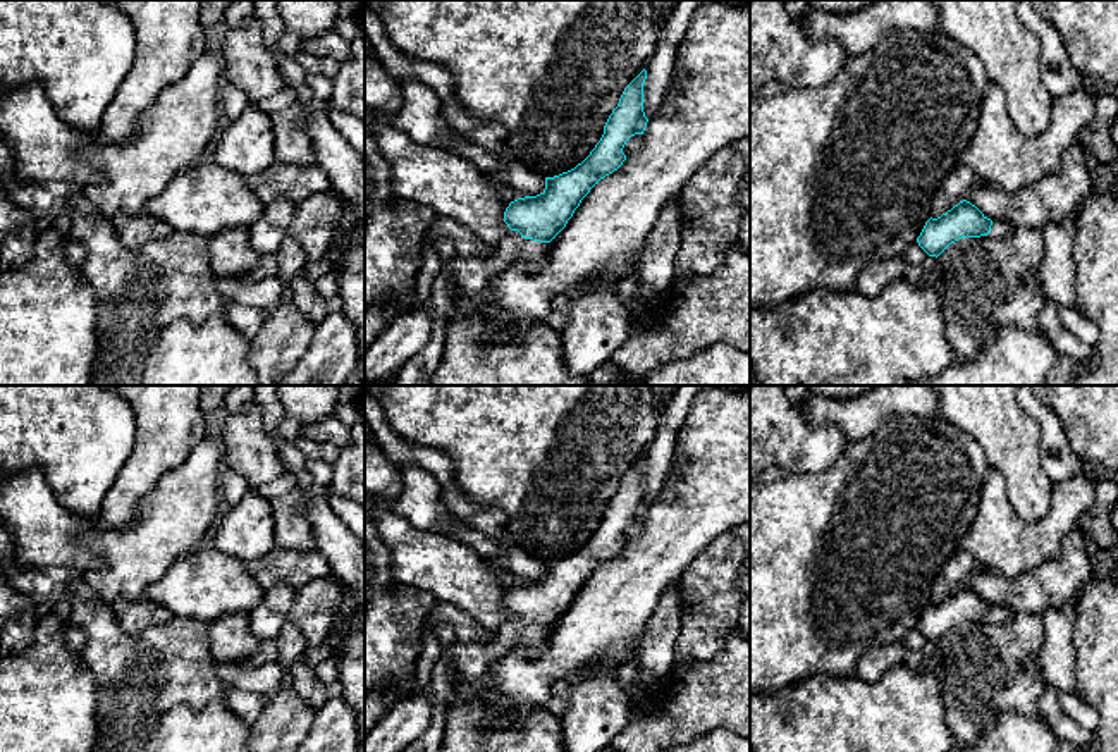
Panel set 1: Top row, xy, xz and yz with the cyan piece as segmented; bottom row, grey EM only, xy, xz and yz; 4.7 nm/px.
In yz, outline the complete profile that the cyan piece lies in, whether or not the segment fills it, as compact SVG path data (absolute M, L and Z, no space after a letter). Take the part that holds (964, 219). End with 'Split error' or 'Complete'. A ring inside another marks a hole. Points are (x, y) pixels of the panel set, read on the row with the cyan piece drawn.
M963 200L937 219L929 219L917 237L918 246L929 256L939 256L951 243L961 237L1006 237L1015 225L987 219L975 205Z. Split error

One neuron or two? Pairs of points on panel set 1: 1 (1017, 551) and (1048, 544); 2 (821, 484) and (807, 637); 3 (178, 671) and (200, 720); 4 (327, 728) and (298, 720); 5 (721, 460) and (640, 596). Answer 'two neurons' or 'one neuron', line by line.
1: one neuron
2: one neuron
3: two neurons
4: two neurons
5: one neuron

